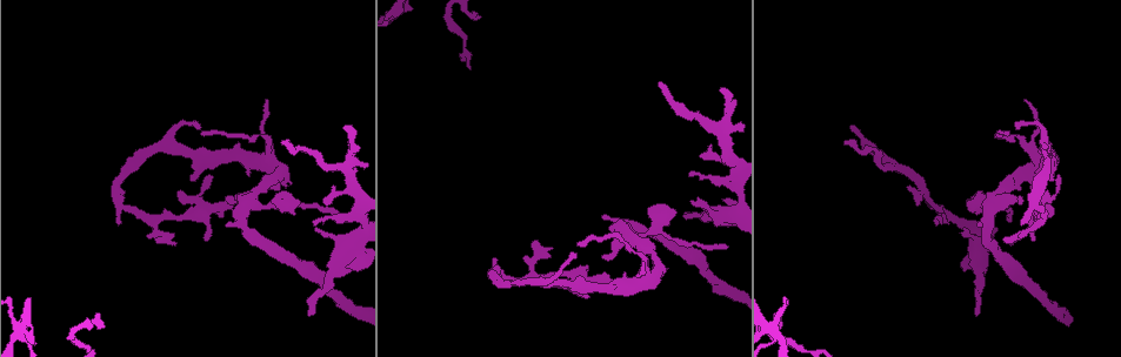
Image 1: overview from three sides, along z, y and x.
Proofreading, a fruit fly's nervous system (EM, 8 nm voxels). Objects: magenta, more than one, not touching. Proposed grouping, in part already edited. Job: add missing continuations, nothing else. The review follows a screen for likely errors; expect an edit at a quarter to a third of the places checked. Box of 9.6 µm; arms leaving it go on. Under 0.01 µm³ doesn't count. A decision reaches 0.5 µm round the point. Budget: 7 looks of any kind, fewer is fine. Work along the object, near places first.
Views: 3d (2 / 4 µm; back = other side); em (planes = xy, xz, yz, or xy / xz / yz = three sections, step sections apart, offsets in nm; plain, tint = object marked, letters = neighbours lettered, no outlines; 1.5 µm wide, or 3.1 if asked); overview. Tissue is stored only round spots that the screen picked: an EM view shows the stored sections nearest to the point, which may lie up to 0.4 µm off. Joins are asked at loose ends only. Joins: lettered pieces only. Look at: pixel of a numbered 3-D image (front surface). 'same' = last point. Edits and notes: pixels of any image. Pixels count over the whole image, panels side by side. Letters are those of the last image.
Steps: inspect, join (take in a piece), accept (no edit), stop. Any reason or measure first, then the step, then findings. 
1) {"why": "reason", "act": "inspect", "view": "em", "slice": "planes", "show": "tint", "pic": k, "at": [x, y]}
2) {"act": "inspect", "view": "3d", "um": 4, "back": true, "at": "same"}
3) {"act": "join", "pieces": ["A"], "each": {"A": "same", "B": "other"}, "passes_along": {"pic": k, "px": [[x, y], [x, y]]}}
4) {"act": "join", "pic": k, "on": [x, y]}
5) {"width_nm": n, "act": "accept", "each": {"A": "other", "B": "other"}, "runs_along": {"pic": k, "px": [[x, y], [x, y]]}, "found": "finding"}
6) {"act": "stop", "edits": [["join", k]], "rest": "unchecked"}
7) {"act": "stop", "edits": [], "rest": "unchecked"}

{"why": "branch stops here", "act": "inspect", "view": "em", "slice": "planes", "show": "letters", "pic": 1, "at": [1035, 240]}

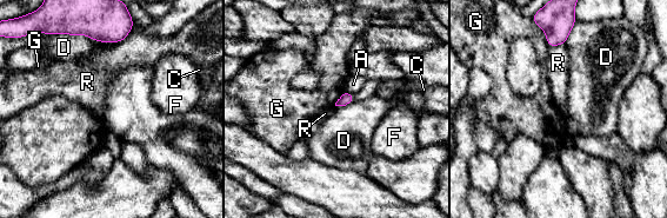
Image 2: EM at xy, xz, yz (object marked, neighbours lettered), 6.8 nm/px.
{"width_nm": 90, "act": "accept", "each": {"A": "other", "C": "other", "D": "other", "F": "other", "G": "other", "R": "other"}, "found": "no lettered piece goes on from it"}

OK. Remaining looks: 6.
{"why": "branch stops here", "act": "inspect", "view": "3d", "um": 2, "pic": 1, "at": [722, 87]}

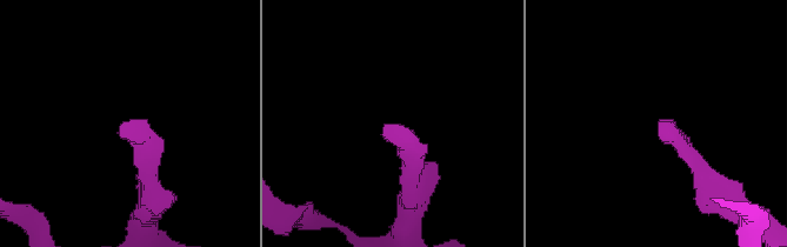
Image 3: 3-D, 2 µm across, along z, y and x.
{"act": "inspect", "view": "em", "slice": "xz", "step": 4, "show": "letters", "pic": 3, "at": [124, 124]}

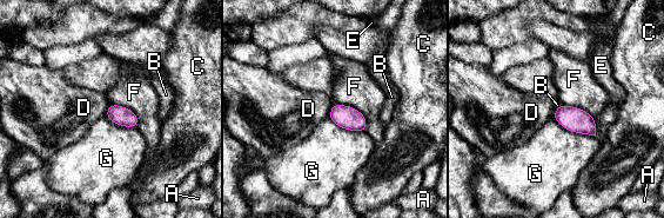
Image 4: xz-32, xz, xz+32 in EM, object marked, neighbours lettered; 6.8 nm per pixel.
{"why": "cut it another way", "act": "inspect", "view": "em", "slice": "planes", "show": "letters", "at": "same"}

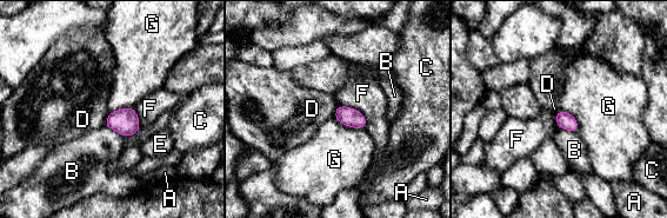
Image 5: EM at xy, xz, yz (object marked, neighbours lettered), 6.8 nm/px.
{"act": "accept", "each": {"A": "other", "B": "other", "C": "other", "D": "other", "E": "other", "F": "other", "G": "other"}, "border": {"pic": 5, "px": [[109, 113], [104, 124]]}, "found": "no lettered piece goes on from it"}

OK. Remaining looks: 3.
{"why": "tapers out", "act": "inspect", "view": "em", "slice": "planes", "show": "tint", "pic": 1, "at": [728, 246]}

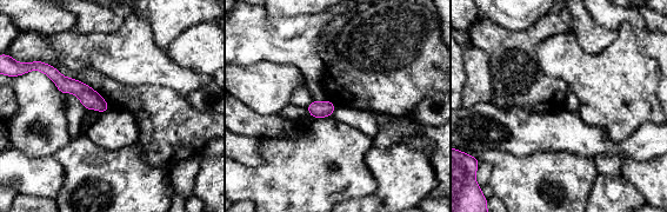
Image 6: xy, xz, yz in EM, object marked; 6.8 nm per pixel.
{"why": "see the neighbours", "act": "inspect", "view": "em", "slice": "planes", "show": "letters", "at": "same"}

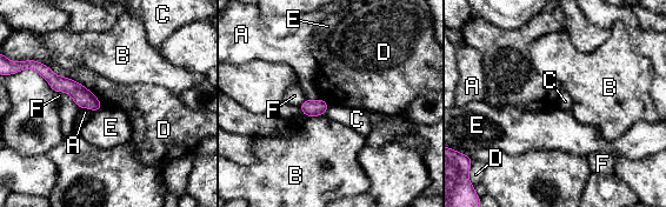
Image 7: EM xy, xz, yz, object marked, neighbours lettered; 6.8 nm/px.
{"act": "accept", "each": {"A": "other", "B": "other", "C": "other", "D": "other", "E": "other", "F": "other"}, "found": "no lettered piece goes on from it"}

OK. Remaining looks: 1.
{"act": "stop", "edits": [], "rest": "unchecked"}

